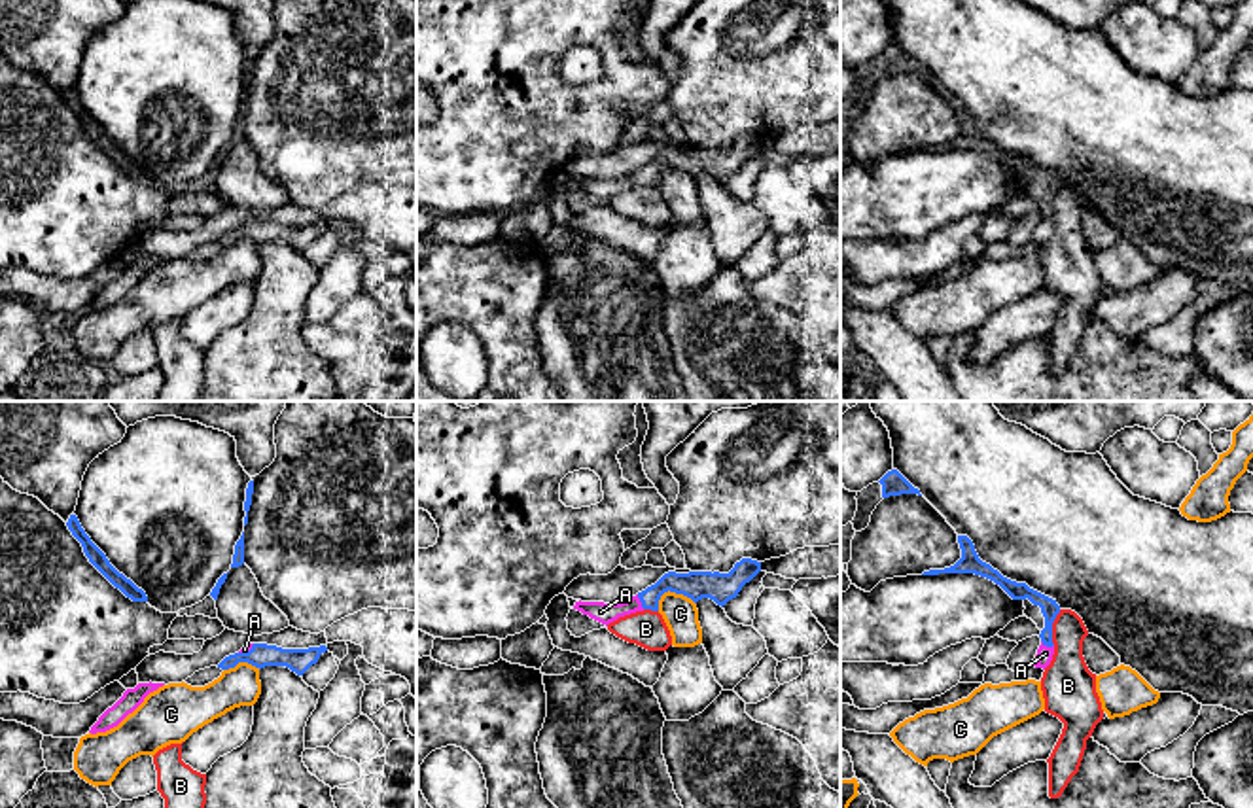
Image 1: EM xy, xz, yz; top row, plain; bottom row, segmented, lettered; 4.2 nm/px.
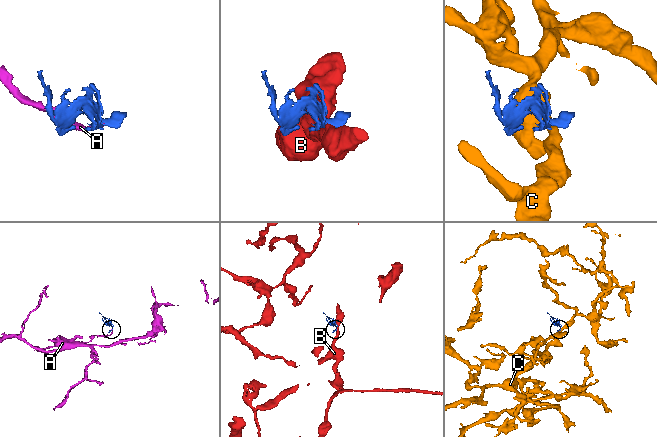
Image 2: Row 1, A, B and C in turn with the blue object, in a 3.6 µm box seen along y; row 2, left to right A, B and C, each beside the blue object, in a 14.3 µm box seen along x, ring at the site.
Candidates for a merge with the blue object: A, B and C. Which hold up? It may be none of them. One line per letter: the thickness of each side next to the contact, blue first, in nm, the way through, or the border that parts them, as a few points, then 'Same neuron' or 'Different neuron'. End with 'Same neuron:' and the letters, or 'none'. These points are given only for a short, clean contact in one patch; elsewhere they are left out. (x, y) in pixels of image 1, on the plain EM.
A: Thickness 120 nm (blue) against 90 nm. Path across: xz (695, 161), (661, 161), (640, 176), (621, 186), (600, 188). Same neuron
B: Thickness 80 nm (blue) against 220 nm. Different neuron
C: Thickness 130 nm (blue) against 150 nm. Boundary: xz (695, 180), (682, 171), (667, 167), (657, 186). Different neuron
Same neuron: A

